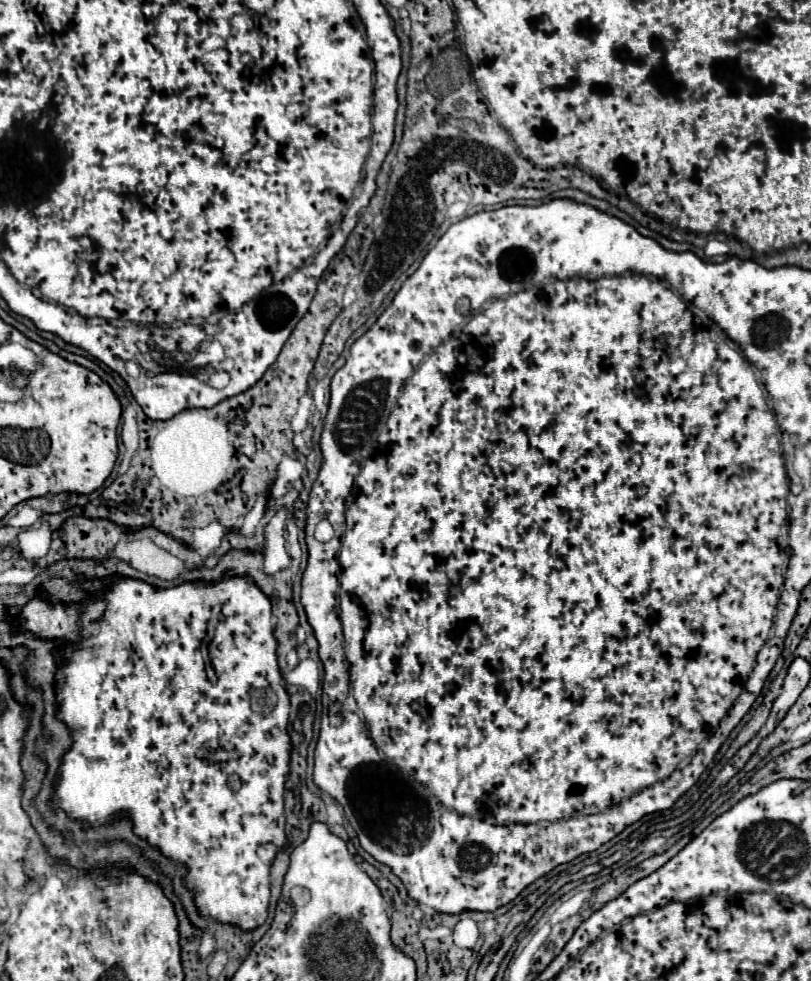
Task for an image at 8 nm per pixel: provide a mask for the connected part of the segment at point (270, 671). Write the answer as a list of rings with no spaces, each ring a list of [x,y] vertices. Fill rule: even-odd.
[[[224,577],[224,579],[222,579],[222,581],[220,581],[220,583],[216,583],[216,585],[206,585],[206,583],[184,583],[184,585],[178,585],[178,587],[172,587],[172,589],[164,589],[164,591],[158,591],[158,589],[154,589],[154,587],[150,587],[150,585],[146,585],[146,583],[142,583],[142,581],[132,581],[132,579],[114,579],[114,581],[112,581],[112,589],[110,589],[110,591],[108,591],[108,595],[106,595],[106,602],[105,602],[105,597],[104,597],[104,596],[103,596],[103,597],[100,597],[100,598],[98,598],[98,599],[90,599],[90,602],[86,602],[86,603],[85,603],[85,604],[84,604],[84,605],[81,605],[81,606],[80,606],[80,607],[79,607],[79,605],[78,605],[78,603],[72,603],[72,607],[64,607],[64,605],[48,605],[48,603],[46,603],[46,601],[44,601],[44,599],[42,599],[42,597],[38,597],[38,599],[32,599],[32,601],[30,601],[30,603],[28,603],[28,605],[26,605],[26,607],[24,607],[24,609],[22,609],[22,619],[24,619],[24,625],[22,625],[22,629],[28,629],[28,631],[32,631],[32,635],[38,635],[38,637],[52,637],[52,639],[54,639],[54,637],[60,637],[60,639],[66,639],[66,641],[70,641],[70,643],[68,643],[68,647],[66,647],[66,651],[64,651],[64,653],[62,653],[62,657],[64,657],[64,661],[66,661],[66,663],[64,663],[64,665],[60,665],[60,667],[58,667],[58,673],[56,673],[56,679],[58,679],[58,701],[60,701],[60,711],[58,711],[58,717],[60,717],[60,719],[62,719],[62,721],[64,721],[64,723],[66,723],[66,725],[68,725],[68,727],[70,727],[70,731],[72,731],[72,733],[74,733],[74,745],[72,745],[72,751],[70,751],[70,753],[66,753],[66,757],[64,757],[64,761],[62,761],[62,765],[60,765],[60,785],[58,785],[58,789],[56,789],[56,801],[54,801],[54,803],[56,803],[56,805],[58,805],[58,807],[62,807],[62,809],[64,809],[64,811],[66,811],[66,813],[68,813],[68,815],[70,815],[70,817],[74,817],[74,819],[80,819],[80,821],[84,821],[84,823],[108,823],[108,821],[110,821],[110,819],[114,819],[114,817],[116,817],[116,815],[120,815],[120,813],[128,813],[128,815],[130,815],[130,819],[132,819],[132,821],[134,821],[134,833],[136,833],[136,835],[140,835],[140,837],[142,837],[142,839],[146,839],[146,841],[148,841],[148,843],[150,843],[150,845],[154,845],[154,847],[158,847],[158,849],[160,849],[160,851],[162,851],[162,853],[164,853],[164,855],[166,855],[166,857],[170,857],[170,859],[172,859],[172,861],[178,861],[178,863],[184,863],[184,865],[188,865],[188,875],[186,875],[186,877],[184,877],[184,881],[186,881],[186,885],[188,885],[188,887],[190,887],[190,889],[192,889],[192,891],[194,891],[194,895],[196,895],[196,905],[198,905],[198,909],[200,909],[200,913],[202,913],[202,915],[208,915],[208,917],[212,917],[212,919],[218,919],[218,921],[222,921],[222,923],[232,923],[232,925],[238,925],[238,927],[240,927],[240,929],[244,929],[244,931],[250,931],[250,929],[254,929],[254,927],[258,927],[258,925],[262,925],[262,923],[264,923],[264,921],[266,921],[266,917],[268,917],[268,901],[270,901],[270,897],[271,897],[271,891],[270,891],[270,866],[271,866],[271,864],[266,864],[266,863],[264,863],[264,862],[263,862],[263,861],[260,861],[260,857],[258,857],[258,853],[256,853],[256,851],[258,851],[258,845],[260,845],[260,843],[274,843],[274,845],[275,845],[275,846],[276,846],[276,847],[277,847],[277,848],[278,848],[278,849],[279,849],[279,850],[281,850],[281,849],[282,849],[282,845],[284,845],[284,843],[286,843],[286,835],[284,835],[284,779],[286,779],[286,775],[288,775],[288,755],[290,755],[290,739],[288,739],[288,731],[286,731],[286,723],[288,723],[288,709],[290,709],[290,699],[288,699],[288,693],[286,693],[286,689],[284,689],[284,681],[282,681],[282,677],[280,677],[280,671],[278,671],[278,661],[276,661],[276,639],[274,639],[274,635],[272,635],[272,631],[274,631],[274,625],[272,625],[272,613],[270,613],[270,609],[272,609],[272,605],[270,605],[270,599],[268,599],[268,597],[266,597],[266,595],[264,595],[264,593],[262,593],[262,591],[260,591],[260,589],[258,589],[258,587],[256,587],[256,585],[250,585],[250,583],[248,583],[248,579],[244,579],[244,577],[234,577],[234,579],[230,579],[230,577]],[[214,605],[220,605],[220,621],[218,621],[218,625],[216,625],[216,633],[214,633],[214,639],[212,639],[212,643],[210,643],[210,661],[212,661],[212,667],[214,667],[214,671],[216,671],[216,675],[218,675],[218,683],[216,683],[216,685],[212,685],[212,683],[210,683],[210,681],[208,681],[208,677],[206,677],[206,671],[204,671],[204,661],[202,661],[202,653],[200,653],[200,641],[202,641],[202,639],[204,639],[204,635],[206,635],[206,629],[208,629],[208,619],[210,619],[210,611],[212,611],[212,607],[214,607]],[[218,749],[232,749],[232,751],[238,751],[238,757],[236,757],[236,759],[228,759],[228,761],[210,761],[210,759],[206,759],[206,757],[208,757],[208,755],[212,755],[212,753],[216,753],[216,751],[218,751]],[[232,773],[236,773],[236,775],[238,775],[238,777],[240,777],[240,783],[242,783],[242,785],[240,785],[240,789],[238,789],[238,791],[232,791],[232,789],[230,789],[230,787],[228,787],[228,777],[230,777],[230,775],[232,775]]]

